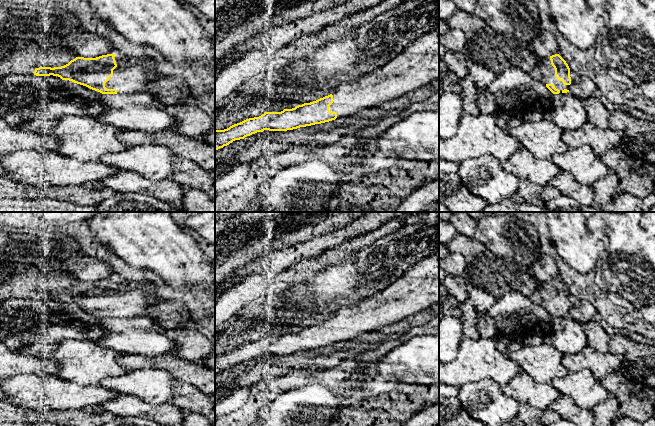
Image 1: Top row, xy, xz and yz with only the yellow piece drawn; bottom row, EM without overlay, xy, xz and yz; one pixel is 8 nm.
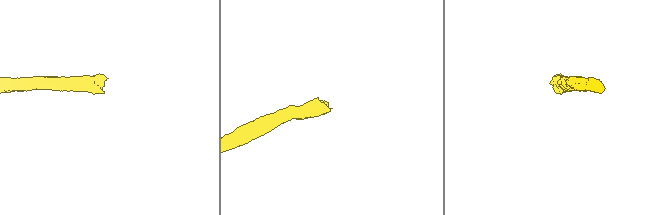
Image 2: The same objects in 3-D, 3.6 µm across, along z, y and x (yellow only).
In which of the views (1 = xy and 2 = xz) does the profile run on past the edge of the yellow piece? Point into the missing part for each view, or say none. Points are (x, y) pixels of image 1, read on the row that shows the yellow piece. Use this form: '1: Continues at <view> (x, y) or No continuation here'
1: Continues at xy (130, 76)
2: Continues at xz (418, 65)

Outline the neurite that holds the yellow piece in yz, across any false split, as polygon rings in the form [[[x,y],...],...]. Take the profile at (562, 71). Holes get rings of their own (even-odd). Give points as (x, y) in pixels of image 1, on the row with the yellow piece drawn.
[[[559,54],[538,59],[530,75],[536,81],[545,84],[553,94],[569,92],[570,68]]]

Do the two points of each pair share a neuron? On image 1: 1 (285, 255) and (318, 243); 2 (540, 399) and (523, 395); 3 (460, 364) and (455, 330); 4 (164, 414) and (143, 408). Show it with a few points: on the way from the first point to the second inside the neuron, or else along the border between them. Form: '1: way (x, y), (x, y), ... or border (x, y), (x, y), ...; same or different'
1: way (293, 255), (299, 251), (310, 249); same
2: way (536, 395), (527, 395); same
3: border (464, 337), (456, 356), (449, 362); different
4: way (159, 413), (148, 411); same

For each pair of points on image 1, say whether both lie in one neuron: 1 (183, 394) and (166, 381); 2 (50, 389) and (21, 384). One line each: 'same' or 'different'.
1: different
2: same

